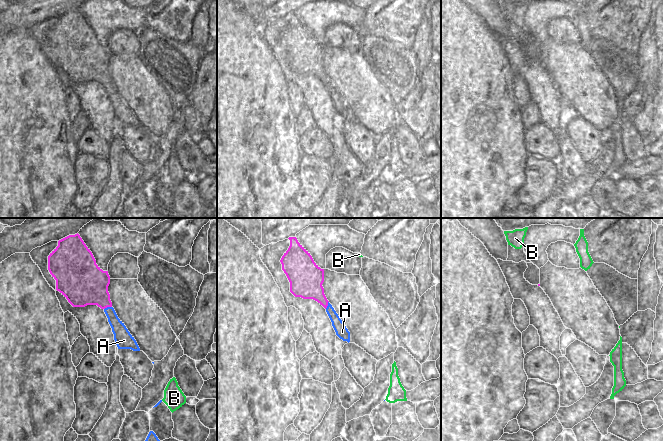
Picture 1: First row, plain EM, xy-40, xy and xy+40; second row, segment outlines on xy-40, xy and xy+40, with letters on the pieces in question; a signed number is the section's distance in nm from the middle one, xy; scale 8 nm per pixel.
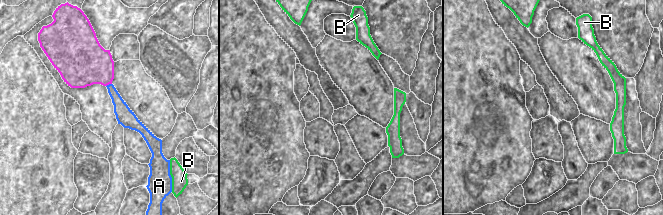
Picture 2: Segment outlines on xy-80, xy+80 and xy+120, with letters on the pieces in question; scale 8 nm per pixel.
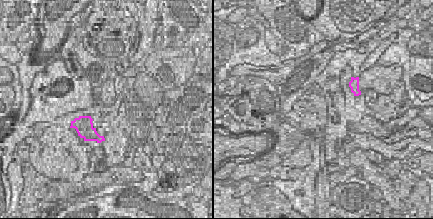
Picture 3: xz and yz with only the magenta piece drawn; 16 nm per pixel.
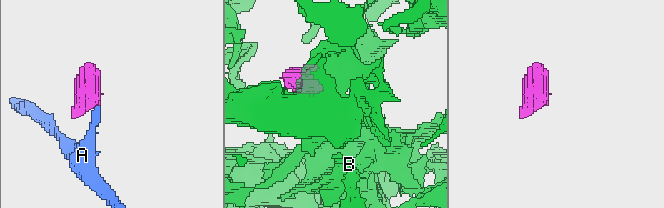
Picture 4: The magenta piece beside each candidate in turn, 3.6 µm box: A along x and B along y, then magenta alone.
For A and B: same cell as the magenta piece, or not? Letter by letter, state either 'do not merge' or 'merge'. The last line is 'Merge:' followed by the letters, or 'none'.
A: merge
B: do not merge
Merge: A

